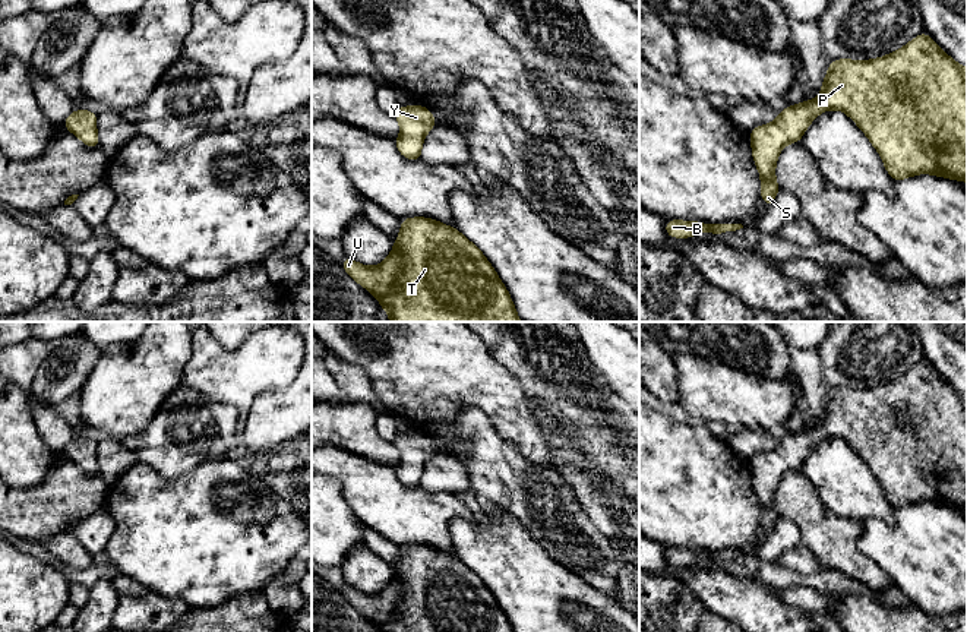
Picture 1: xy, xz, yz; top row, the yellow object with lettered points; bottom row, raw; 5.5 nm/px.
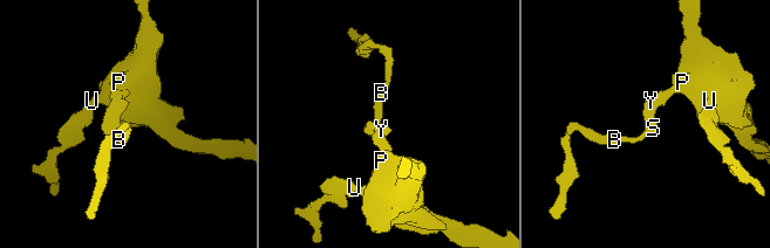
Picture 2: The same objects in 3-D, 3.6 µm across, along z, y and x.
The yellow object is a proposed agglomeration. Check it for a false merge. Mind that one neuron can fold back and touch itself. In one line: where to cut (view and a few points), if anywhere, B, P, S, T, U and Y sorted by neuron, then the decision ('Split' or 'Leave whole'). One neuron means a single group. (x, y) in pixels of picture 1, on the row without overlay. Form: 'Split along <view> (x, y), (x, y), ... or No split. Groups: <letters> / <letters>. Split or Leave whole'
No split. Groups: B P S T U Y. Leave whole

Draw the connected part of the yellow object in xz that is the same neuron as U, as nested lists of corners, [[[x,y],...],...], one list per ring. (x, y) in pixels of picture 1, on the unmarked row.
[[[430,546],[401,547],[394,576],[380,592],[363,594],[347,584],[339,591],[380,632],[513,632],[481,578],[455,554]]]

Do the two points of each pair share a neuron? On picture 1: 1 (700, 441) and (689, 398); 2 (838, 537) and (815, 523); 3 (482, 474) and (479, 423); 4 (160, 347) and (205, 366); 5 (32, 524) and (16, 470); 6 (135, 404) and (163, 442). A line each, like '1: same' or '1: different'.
1: different
2: same
3: same
4: different
5: different
6: different

